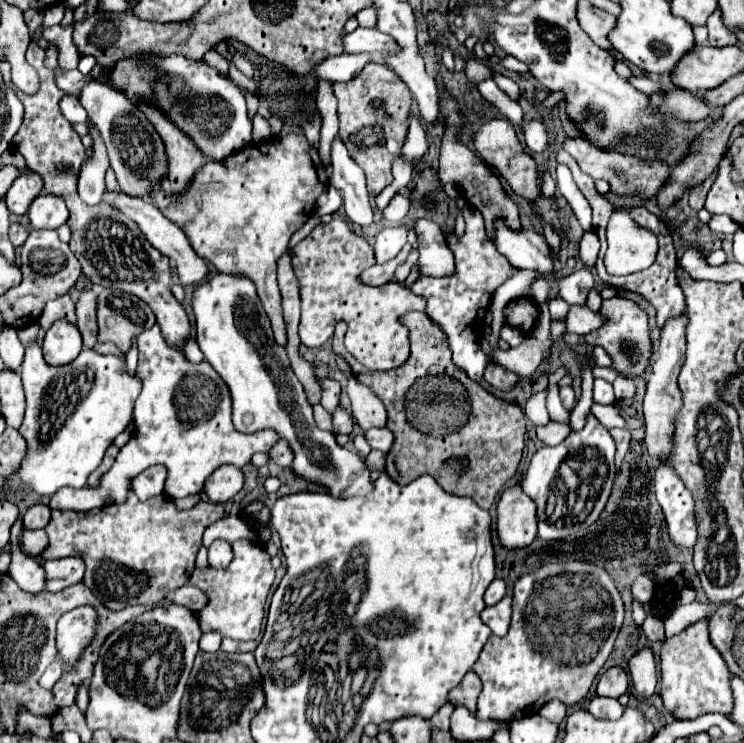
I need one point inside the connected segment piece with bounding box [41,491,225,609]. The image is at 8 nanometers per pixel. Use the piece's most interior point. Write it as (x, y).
(152, 539)

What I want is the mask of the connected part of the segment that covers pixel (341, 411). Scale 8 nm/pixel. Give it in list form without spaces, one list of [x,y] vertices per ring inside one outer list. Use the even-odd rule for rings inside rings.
[[[337,405],[335,413],[333,413],[333,427],[335,427],[335,433],[345,433],[345,435],[349,435],[355,427],[353,415],[347,413],[343,405]]]

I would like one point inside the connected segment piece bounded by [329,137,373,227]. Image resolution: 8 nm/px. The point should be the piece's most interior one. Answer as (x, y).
(347, 175)

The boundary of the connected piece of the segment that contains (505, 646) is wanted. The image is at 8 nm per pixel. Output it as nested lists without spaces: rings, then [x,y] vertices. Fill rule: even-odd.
[[[565,557],[545,563],[537,571],[519,577],[513,589],[513,617],[509,633],[505,637],[491,635],[473,665],[473,671],[483,681],[475,717],[479,721],[513,721],[537,713],[551,699],[559,699],[567,707],[583,701],[593,679],[613,651],[617,633],[623,625],[623,615],[623,601],[613,579],[593,561]]]

